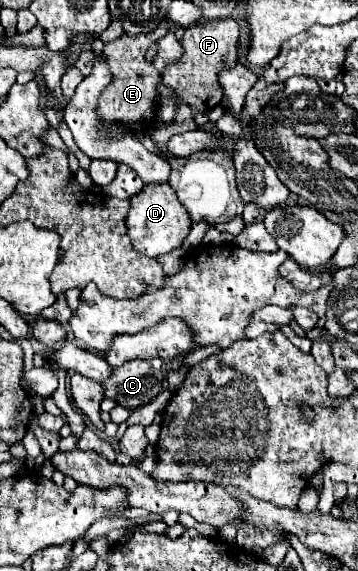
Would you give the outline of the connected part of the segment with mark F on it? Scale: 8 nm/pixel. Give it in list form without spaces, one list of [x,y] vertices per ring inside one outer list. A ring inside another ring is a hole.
[[[212,20],[212,22],[198,22],[184,32],[184,56],[178,64],[172,64],[164,70],[162,82],[172,88],[184,104],[190,106],[192,114],[208,112],[210,108],[216,108],[222,100],[222,88],[218,82],[218,76],[224,68],[236,66],[236,44],[240,26],[234,20],[234,32],[232,32],[232,20]]]

